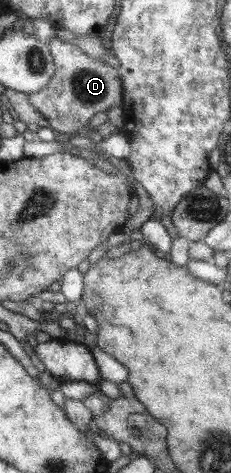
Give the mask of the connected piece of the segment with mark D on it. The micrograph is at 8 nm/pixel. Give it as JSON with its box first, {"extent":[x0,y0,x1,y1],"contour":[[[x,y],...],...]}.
{"extent":[30,36,125,135],"contour":[[[56,36],[50,43],[55,54],[57,73],[44,91],[31,94],[30,97],[31,102],[49,119],[52,130],[75,135],[79,129],[90,127],[95,115],[124,106],[125,86],[120,68],[91,57],[76,42],[68,43]]]}

